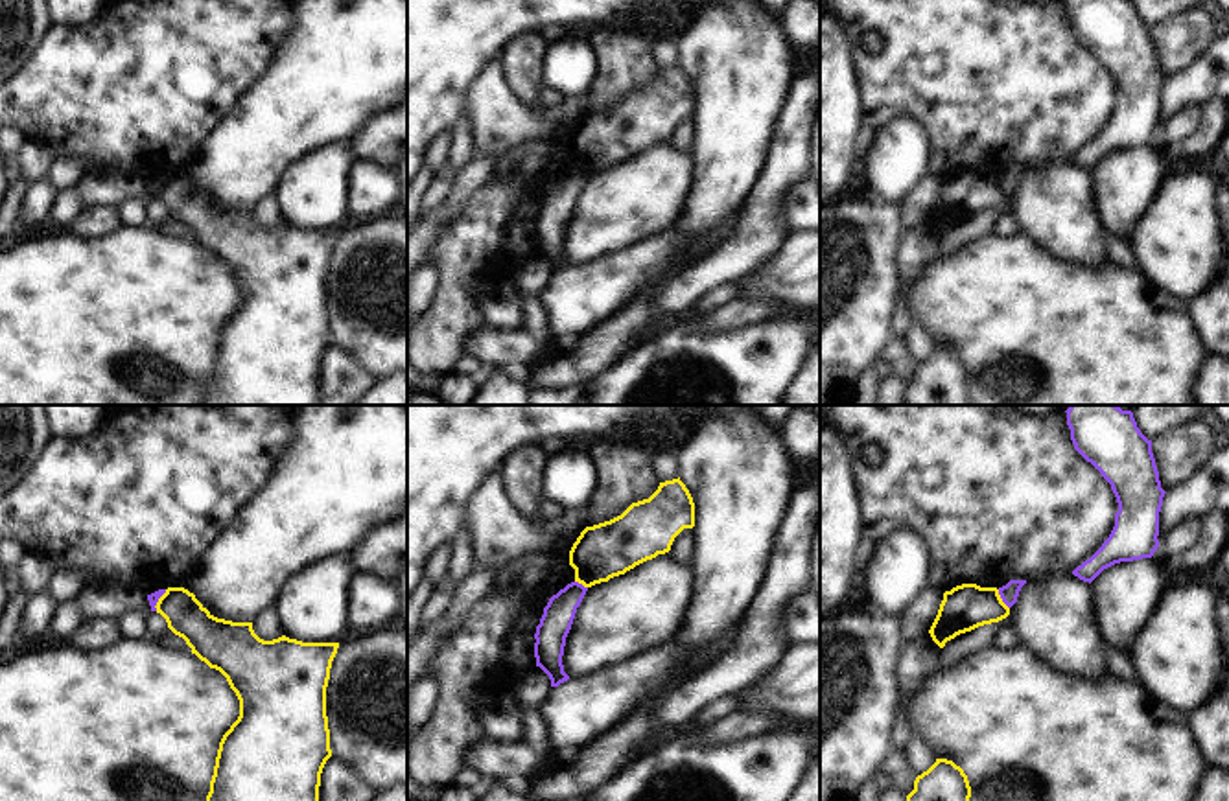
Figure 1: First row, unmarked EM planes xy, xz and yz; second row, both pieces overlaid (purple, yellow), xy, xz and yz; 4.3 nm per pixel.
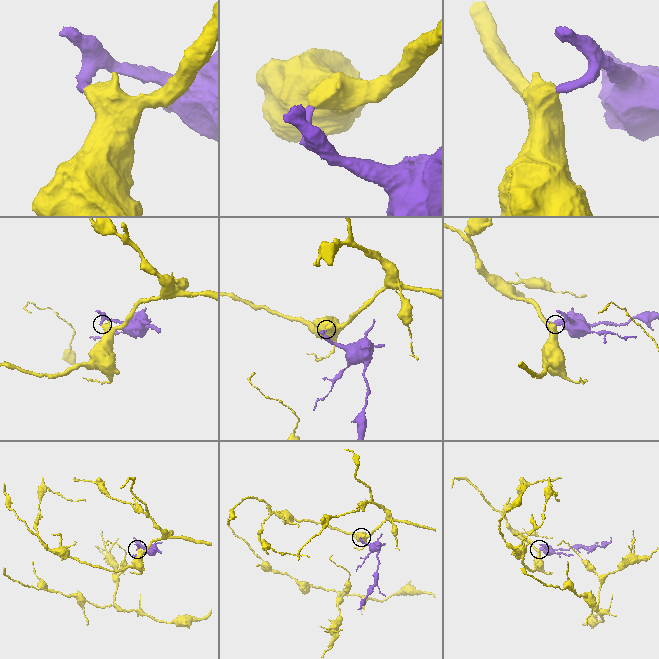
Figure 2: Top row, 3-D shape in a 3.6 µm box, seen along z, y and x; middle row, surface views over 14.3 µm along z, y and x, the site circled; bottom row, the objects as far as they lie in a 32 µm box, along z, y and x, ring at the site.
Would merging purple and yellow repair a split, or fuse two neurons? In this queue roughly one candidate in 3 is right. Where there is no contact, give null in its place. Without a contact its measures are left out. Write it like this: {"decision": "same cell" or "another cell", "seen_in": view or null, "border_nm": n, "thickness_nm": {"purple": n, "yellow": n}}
{"decision": "another cell", "seen_in": "yz", "border_nm": 100, "thickness_nm": {"purple": 80, "yellow": 200}}

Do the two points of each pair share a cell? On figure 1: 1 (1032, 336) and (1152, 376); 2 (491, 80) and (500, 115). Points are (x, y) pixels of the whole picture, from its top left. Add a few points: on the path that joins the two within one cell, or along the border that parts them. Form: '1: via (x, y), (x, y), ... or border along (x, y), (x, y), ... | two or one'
1: via (1062, 356), (1082, 376), (1123, 376) | one
2: via (491, 89), (491, 105) | one

